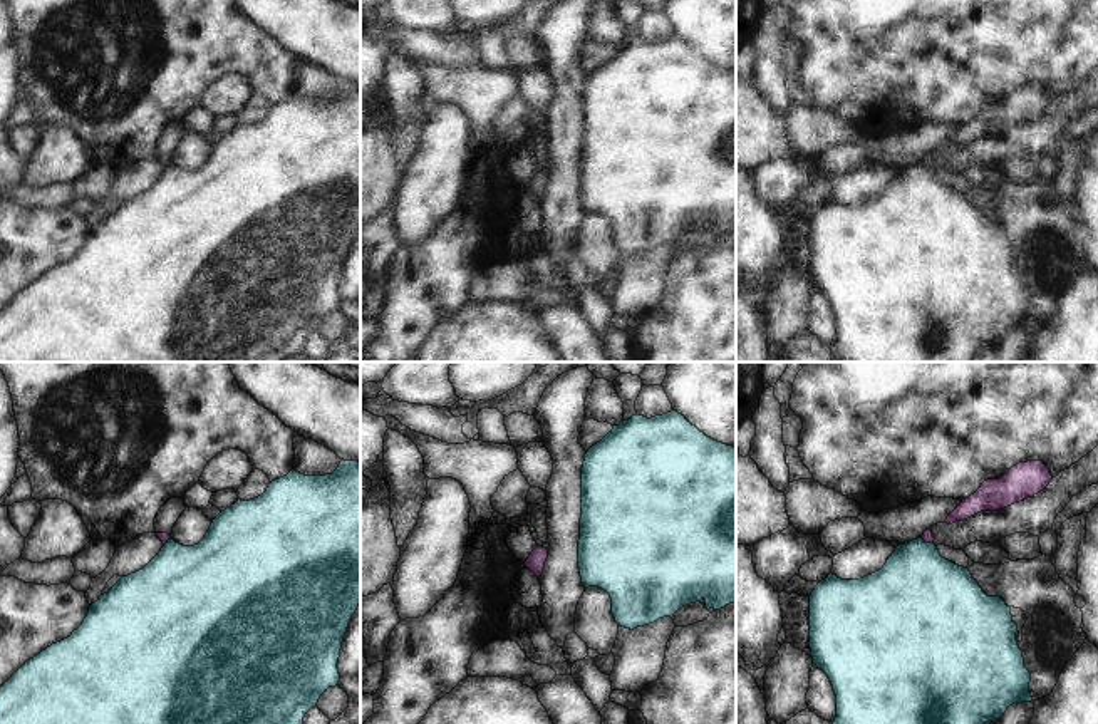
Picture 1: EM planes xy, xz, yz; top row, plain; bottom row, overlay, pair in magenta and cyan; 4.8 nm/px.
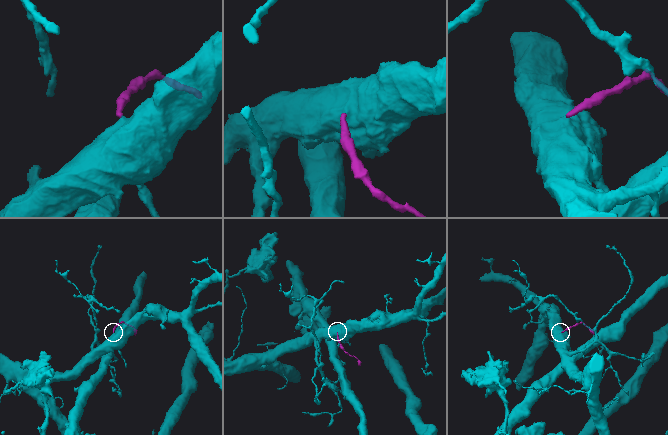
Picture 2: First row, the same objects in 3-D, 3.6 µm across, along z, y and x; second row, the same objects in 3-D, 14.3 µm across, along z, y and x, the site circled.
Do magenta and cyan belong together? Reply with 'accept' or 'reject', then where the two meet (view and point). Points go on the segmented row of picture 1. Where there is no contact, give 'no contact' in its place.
reject; meets magenta in yz at (927, 542)

